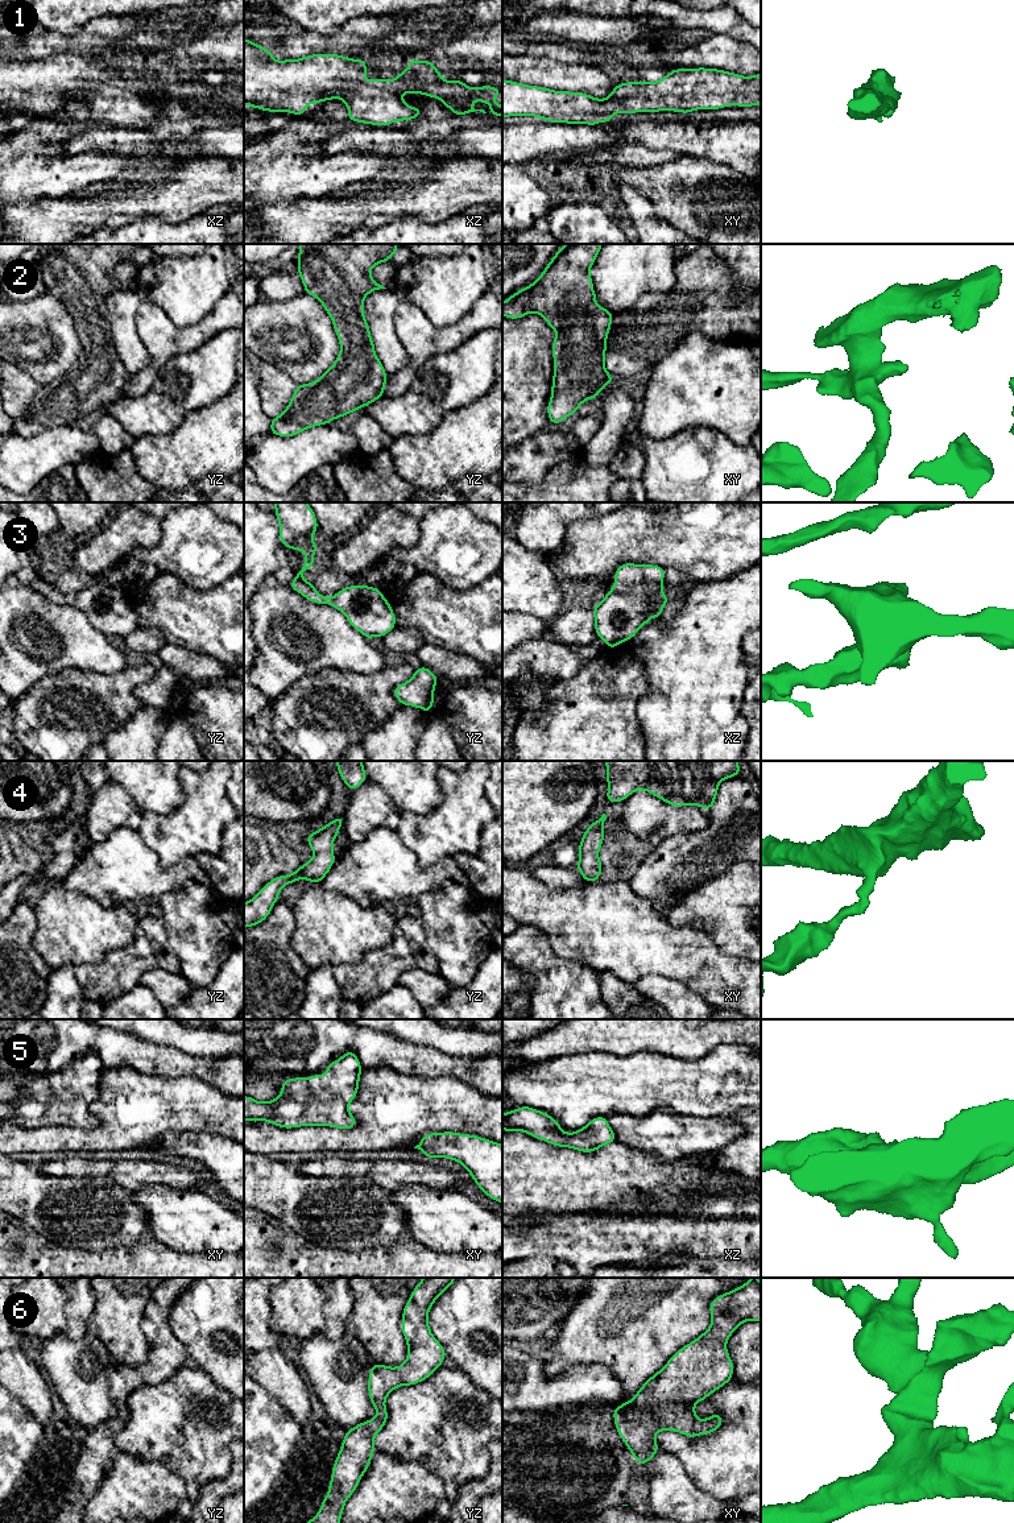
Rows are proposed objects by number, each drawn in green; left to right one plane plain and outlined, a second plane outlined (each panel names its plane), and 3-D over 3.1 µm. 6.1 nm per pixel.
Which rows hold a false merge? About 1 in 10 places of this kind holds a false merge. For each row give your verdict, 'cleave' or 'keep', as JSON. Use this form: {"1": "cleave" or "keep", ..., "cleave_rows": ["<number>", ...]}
{"1": "keep", "2": "keep", "3": "keep", "4": "keep", "5": "keep", "6": "keep", "cleave_rows": []}

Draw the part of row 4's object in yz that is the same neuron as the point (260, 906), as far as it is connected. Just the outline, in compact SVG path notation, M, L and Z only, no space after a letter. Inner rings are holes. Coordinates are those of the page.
M338 816L318 831L311 832L306 843L313 849L314 857L302 864L294 873L274 877L249 902L244 902L244 928L257 926L268 918L283 886L301 878L306 878L310 883L323 881L336 860L332 848L343 821L344 816Z

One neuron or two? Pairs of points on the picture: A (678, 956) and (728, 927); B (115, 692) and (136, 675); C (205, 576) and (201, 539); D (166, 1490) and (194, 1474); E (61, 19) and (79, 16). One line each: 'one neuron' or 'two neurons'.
A: two neurons
B: one neuron
C: one neuron
D: two neurons
E: one neuron

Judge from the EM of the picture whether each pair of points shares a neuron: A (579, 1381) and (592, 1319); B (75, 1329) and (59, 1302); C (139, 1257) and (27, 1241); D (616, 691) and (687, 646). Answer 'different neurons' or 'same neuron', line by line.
A: different neurons
B: same neuron
C: same neuron
D: different neurons

